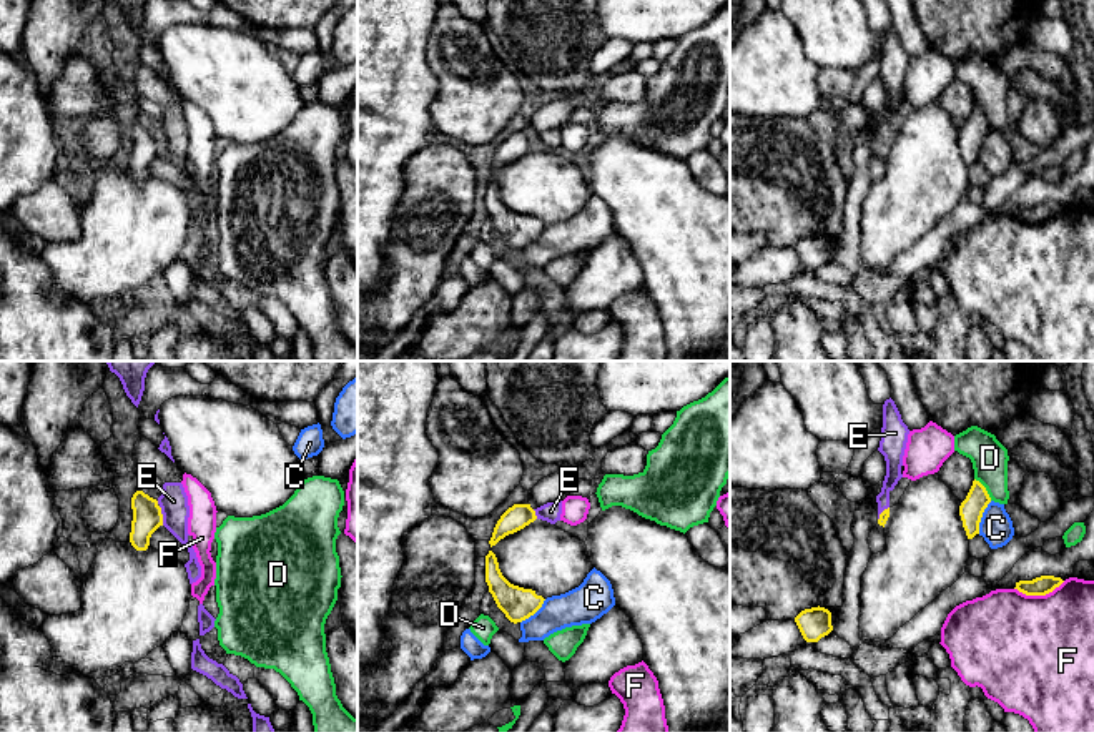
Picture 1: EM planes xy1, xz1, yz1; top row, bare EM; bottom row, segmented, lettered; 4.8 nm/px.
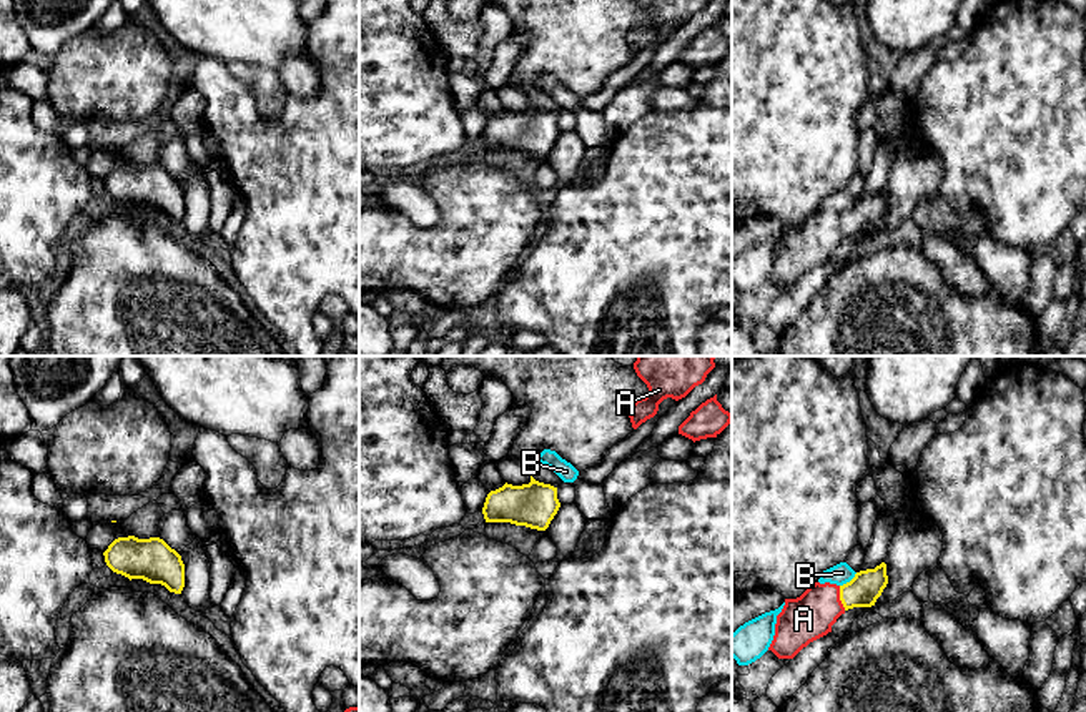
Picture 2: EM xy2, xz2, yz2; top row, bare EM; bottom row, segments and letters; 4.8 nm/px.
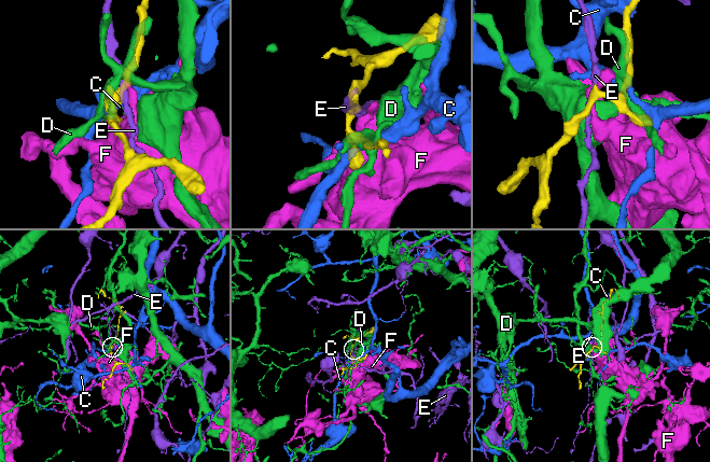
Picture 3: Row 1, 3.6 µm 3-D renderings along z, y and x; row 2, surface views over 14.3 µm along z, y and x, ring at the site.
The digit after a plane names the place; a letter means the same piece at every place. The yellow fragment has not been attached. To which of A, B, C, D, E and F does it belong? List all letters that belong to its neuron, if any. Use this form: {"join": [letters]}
{"join": ["A"]}

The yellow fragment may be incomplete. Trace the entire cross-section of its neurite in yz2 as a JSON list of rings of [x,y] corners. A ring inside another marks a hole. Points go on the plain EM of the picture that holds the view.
[[[886,191],[860,198],[843,211],[812,211],[800,225],[785,226],[768,274],[778,286],[793,286],[810,269],[832,260],[837,246],[853,235],[871,235],[888,211]]]

